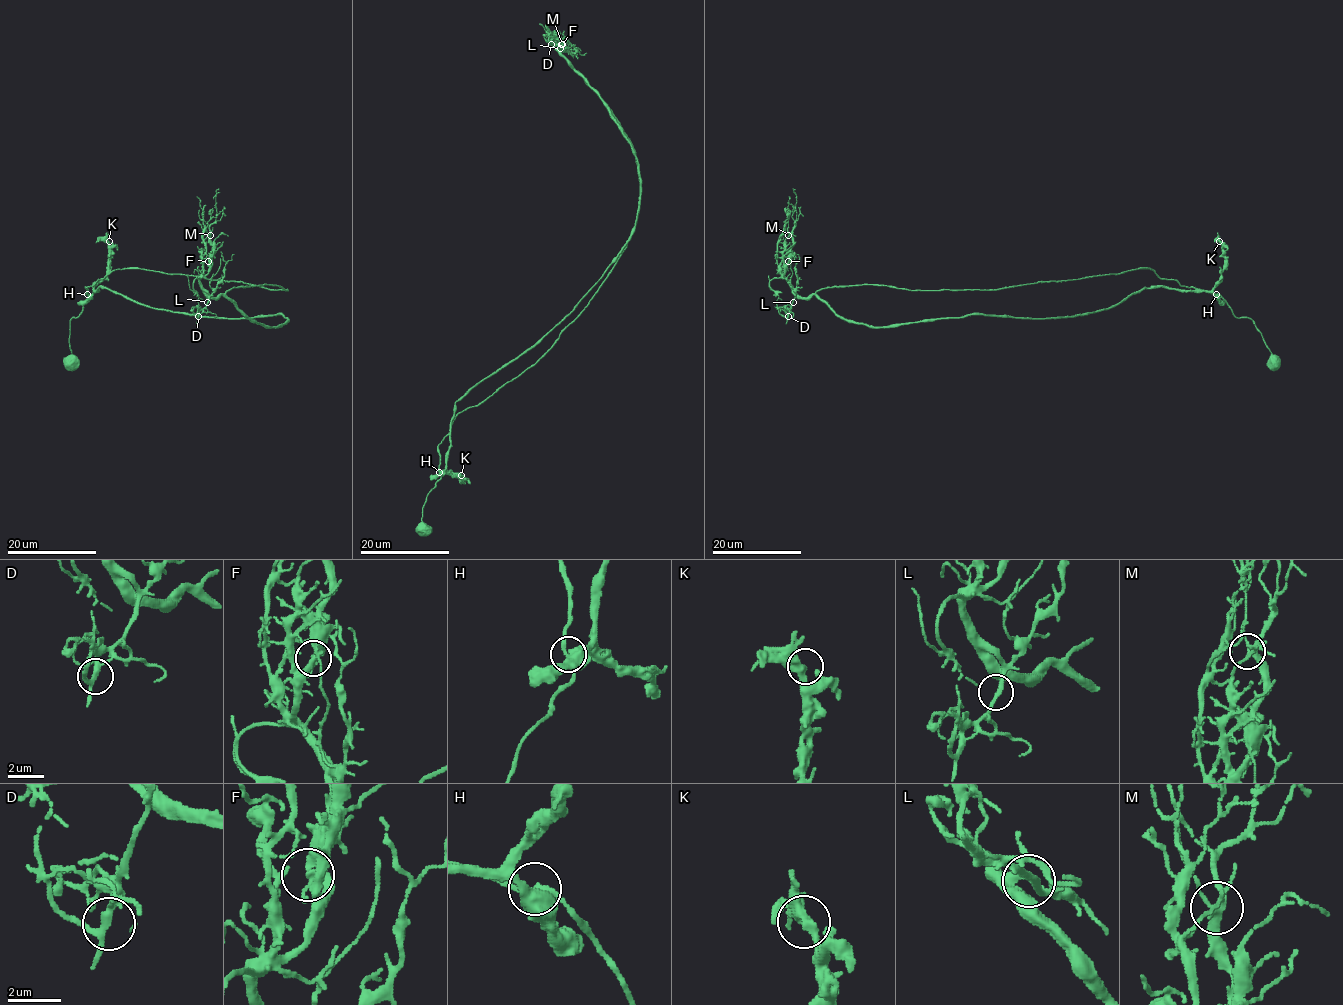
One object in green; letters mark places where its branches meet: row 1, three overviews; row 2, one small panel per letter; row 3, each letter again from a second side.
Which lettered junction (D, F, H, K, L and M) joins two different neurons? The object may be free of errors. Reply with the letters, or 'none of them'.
none of them

